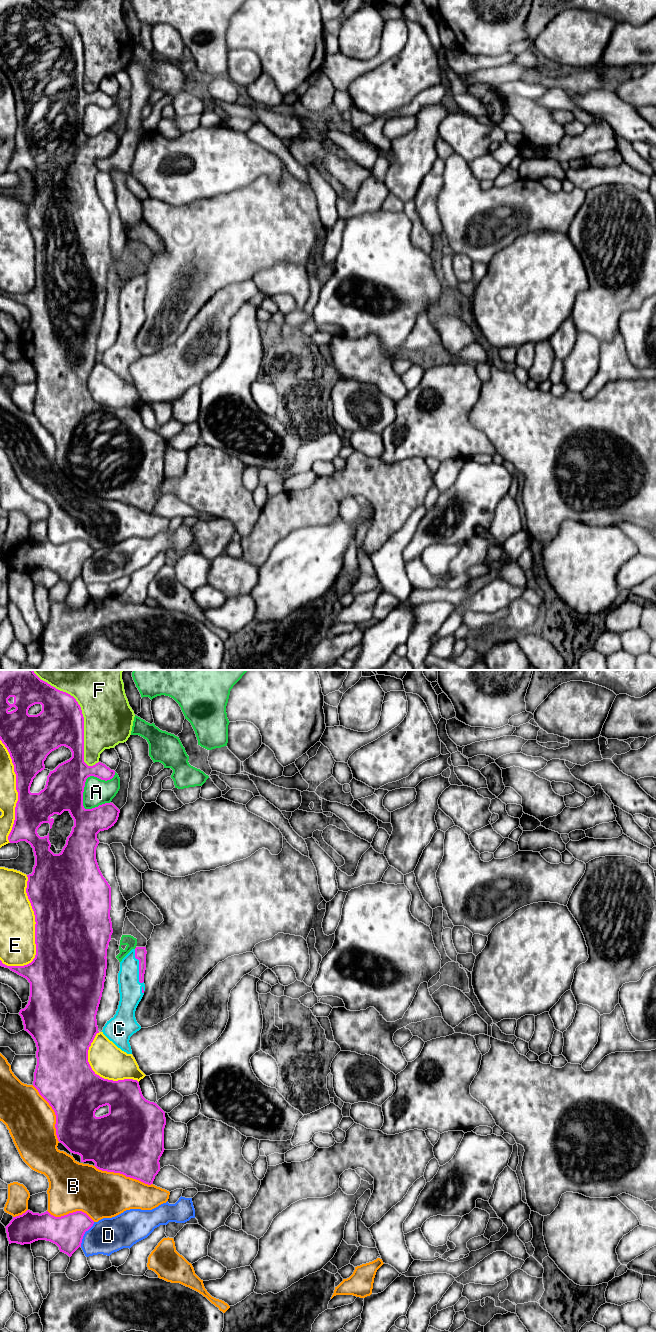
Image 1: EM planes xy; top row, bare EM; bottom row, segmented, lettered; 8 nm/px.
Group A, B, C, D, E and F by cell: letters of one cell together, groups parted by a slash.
A / B / C / D / E / F

